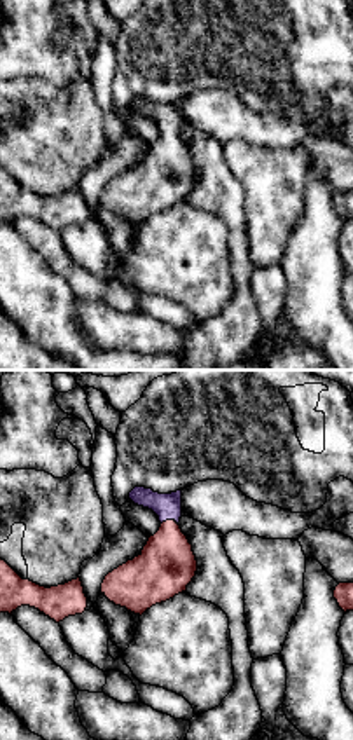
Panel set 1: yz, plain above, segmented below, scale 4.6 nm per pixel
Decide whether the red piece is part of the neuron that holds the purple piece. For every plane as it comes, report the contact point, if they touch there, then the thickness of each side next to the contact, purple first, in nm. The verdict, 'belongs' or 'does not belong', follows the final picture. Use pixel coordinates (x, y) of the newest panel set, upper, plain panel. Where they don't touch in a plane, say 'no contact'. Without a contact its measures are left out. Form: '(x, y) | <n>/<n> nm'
(168, 128) | 130/260 nm

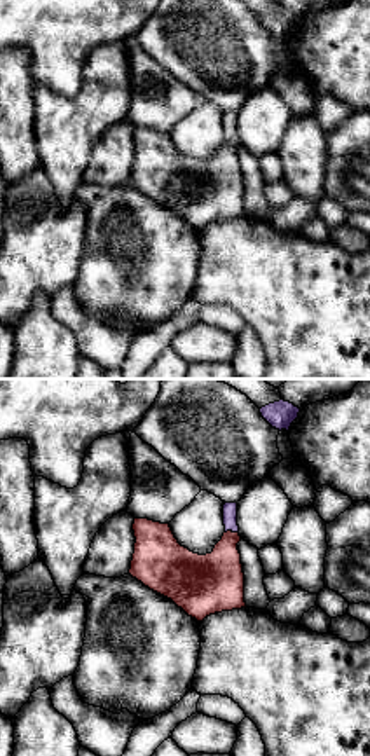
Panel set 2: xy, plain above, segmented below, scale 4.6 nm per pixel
(231, 138) | 60/260 nm

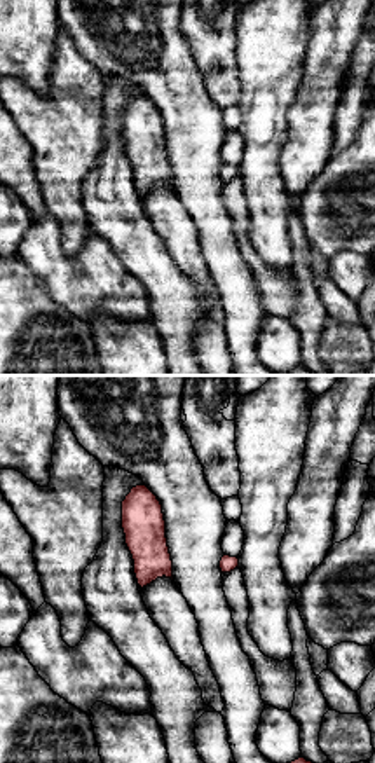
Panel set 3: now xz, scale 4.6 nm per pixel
no contact

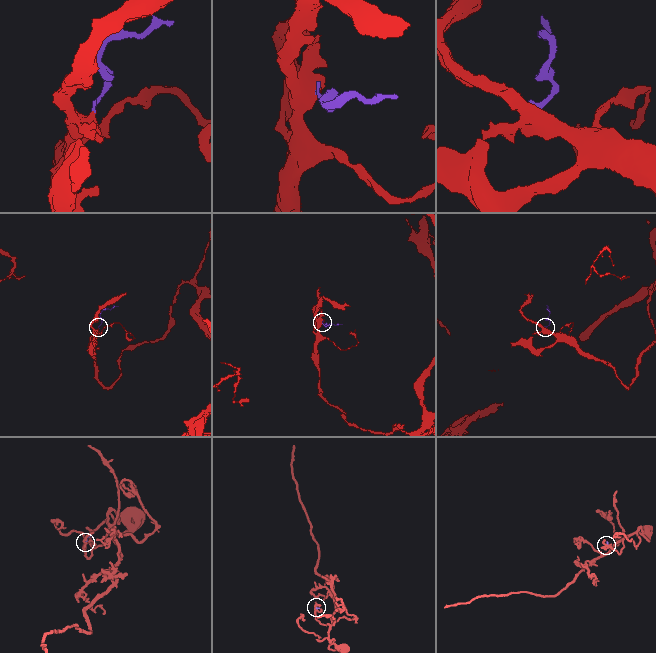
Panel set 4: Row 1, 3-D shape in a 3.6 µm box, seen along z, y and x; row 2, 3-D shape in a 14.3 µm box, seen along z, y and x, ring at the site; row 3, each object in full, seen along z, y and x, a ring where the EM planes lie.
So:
belongs

